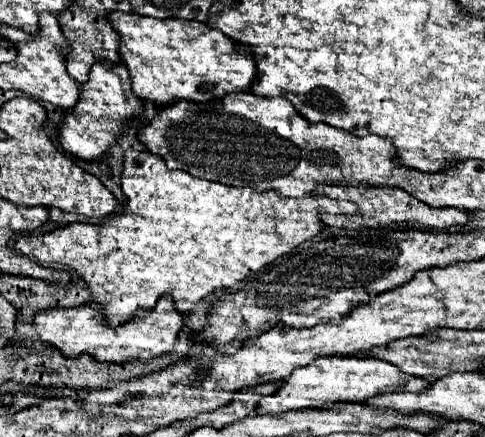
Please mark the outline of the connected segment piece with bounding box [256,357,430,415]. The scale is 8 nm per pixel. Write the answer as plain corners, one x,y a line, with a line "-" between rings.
318,357
306,367
294,369
290,377
282,381
282,387
268,395
262,397
256,403
256,413
262,415
280,415
286,411
298,411
298,409
314,409
314,407
324,407
324,405
334,405
342,401
366,401
368,397
386,391
412,391
420,393
428,389
428,381
424,377
414,377
402,373
396,365
382,361
382,359
372,359
372,357

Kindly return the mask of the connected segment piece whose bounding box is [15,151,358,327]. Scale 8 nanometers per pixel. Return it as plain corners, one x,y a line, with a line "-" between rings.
126,151
124,153
124,169
122,169
122,185
120,187
122,187
122,193
126,195
128,205
118,215
114,215
112,219
106,219
106,221
100,221
100,223
80,223
80,221
76,221
76,223
68,223
64,227
56,227
50,233
20,236
15,243
15,249
23,255
36,257
36,261
40,261
40,263
62,263
72,273
80,275
84,279
84,283
88,285
90,293
92,293
92,303
96,303
100,307
100,313
104,315
104,319
108,321
110,327
112,325
118,327
122,321
128,321
136,311
154,307
158,297
164,297
164,295
170,295
172,301
174,301
176,311
186,315
194,307
196,301
200,301
202,297
206,297
214,289
228,287
228,285
234,285
234,283
242,281
244,277
256,273
258,269
266,267
274,259
282,257
286,251
292,251
298,243
308,241
314,235
320,235
320,231
324,229
324,225
318,221
322,213
350,213
350,215
358,213
358,209
350,201
334,201
334,199
328,199
328,197
314,197
314,195
312,197
306,195
302,199
288,199
288,197
280,197
278,193
252,193
252,189
236,189
236,187
228,187
228,185
220,185
220,183
214,183
214,181
204,181
204,179
198,179
198,177
192,177
184,171
170,171
162,157
152,155
148,151

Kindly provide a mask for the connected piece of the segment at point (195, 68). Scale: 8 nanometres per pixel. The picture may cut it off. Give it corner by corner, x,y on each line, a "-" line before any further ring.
112,11
110,25
120,35
120,59
126,65
132,91
156,105
168,105
180,99
204,103
220,99
226,93
248,91
256,67
246,47
232,43
224,33
208,29
198,21
184,19
152,19
138,13

